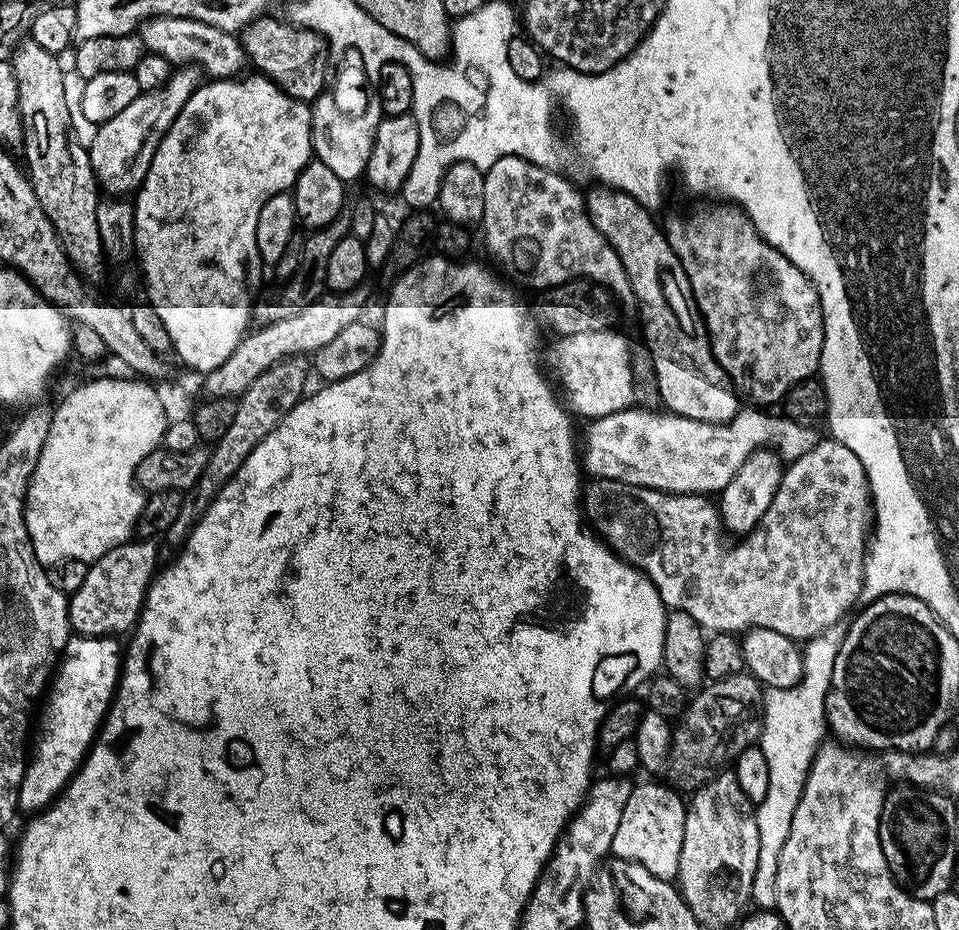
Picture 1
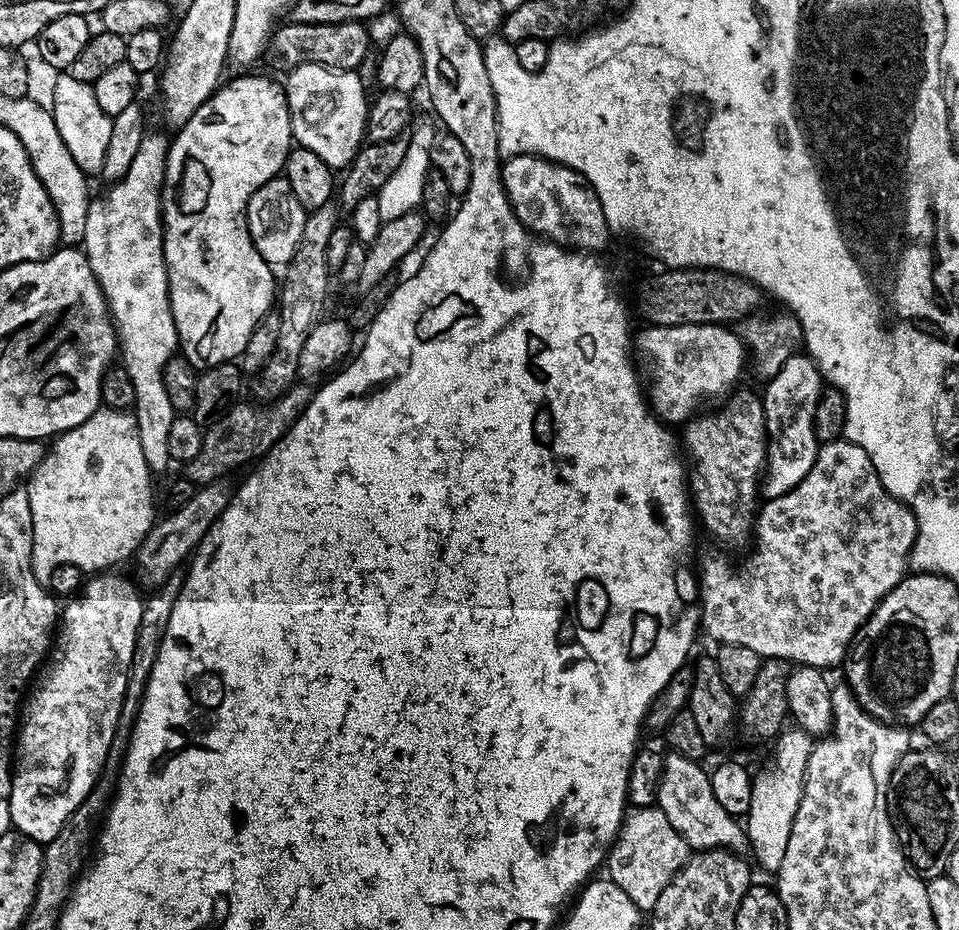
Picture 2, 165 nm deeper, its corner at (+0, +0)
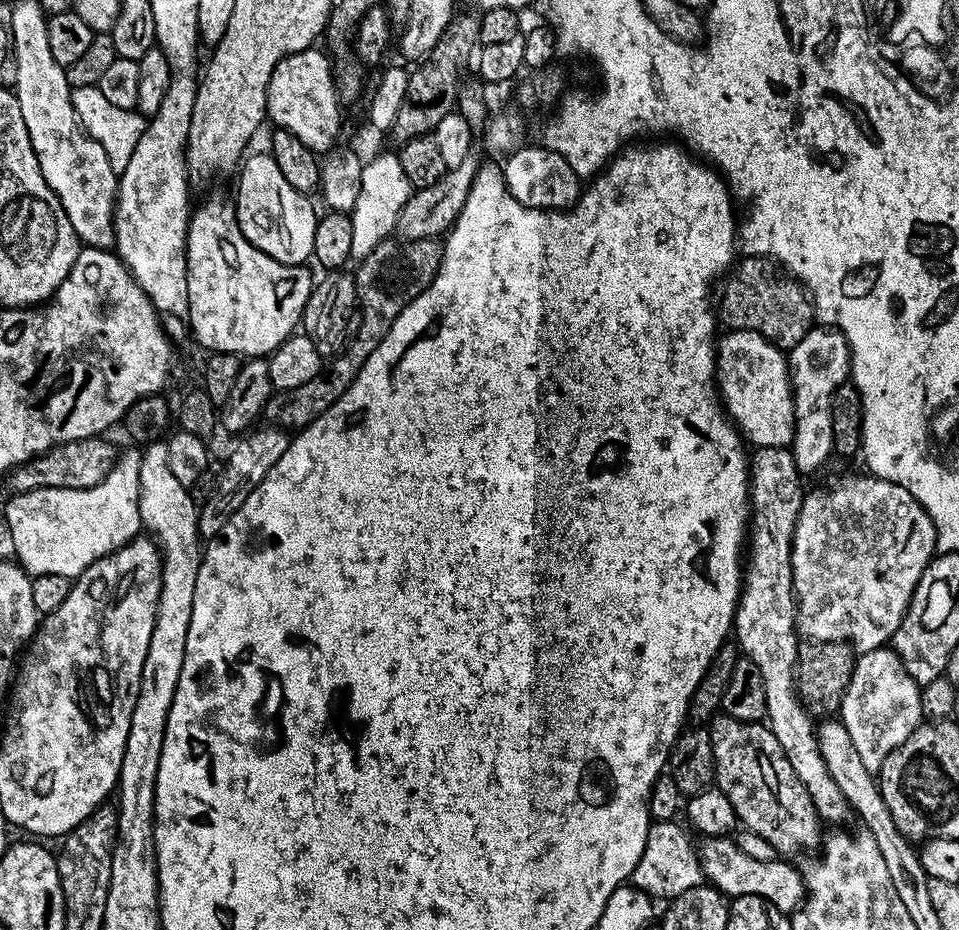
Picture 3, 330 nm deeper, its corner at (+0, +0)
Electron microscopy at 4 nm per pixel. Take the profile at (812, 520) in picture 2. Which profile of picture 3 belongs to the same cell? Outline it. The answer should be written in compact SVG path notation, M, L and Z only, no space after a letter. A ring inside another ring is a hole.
M863 475L848 476L817 492L805 491L792 539L797 633L804 640L850 642L856 654L883 648L891 641L926 566L937 555L936 527L914 494L906 486Z

